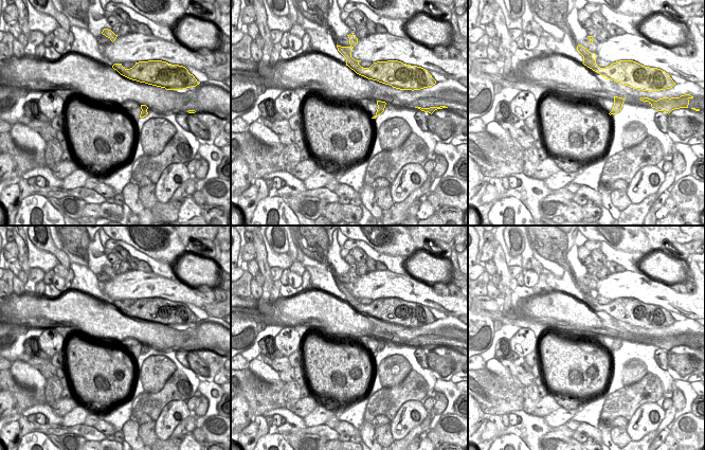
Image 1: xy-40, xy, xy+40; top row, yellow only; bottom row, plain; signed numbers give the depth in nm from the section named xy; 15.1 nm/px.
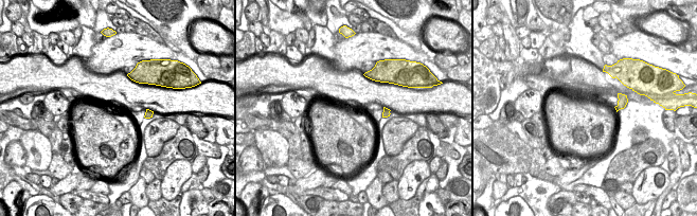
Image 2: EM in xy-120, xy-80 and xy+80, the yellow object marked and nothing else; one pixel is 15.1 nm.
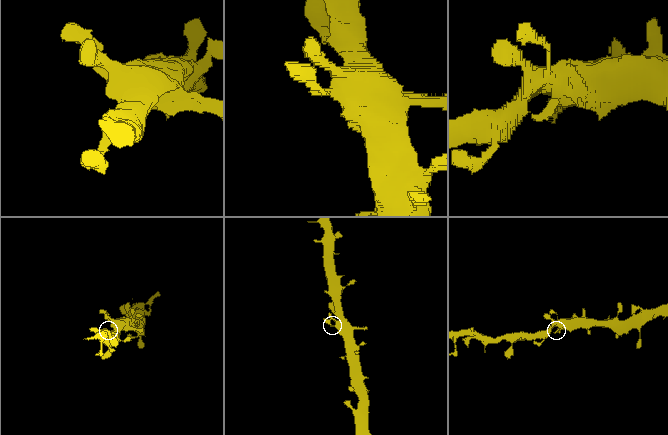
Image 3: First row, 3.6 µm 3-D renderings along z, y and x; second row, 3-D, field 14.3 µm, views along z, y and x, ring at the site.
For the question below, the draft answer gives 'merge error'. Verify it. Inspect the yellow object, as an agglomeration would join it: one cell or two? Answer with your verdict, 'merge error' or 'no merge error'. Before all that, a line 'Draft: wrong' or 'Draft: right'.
Draft: wrong
no merge error

